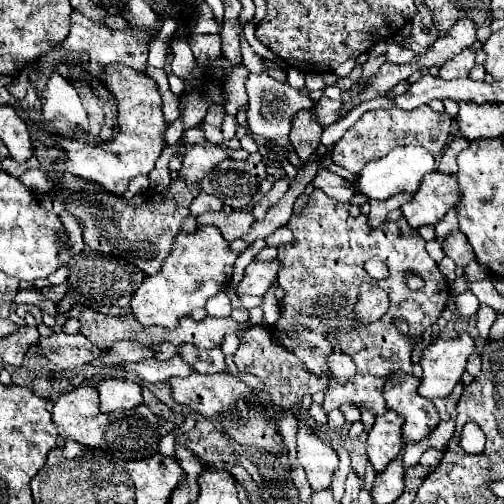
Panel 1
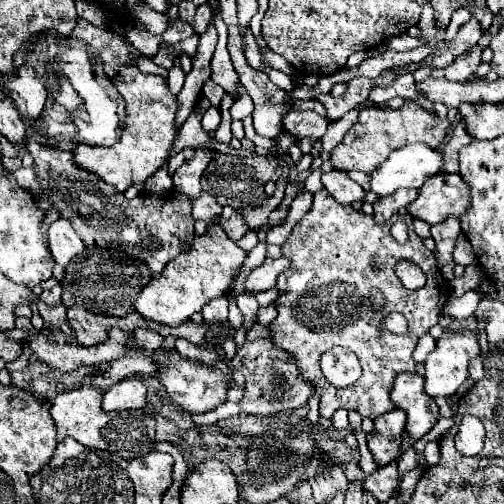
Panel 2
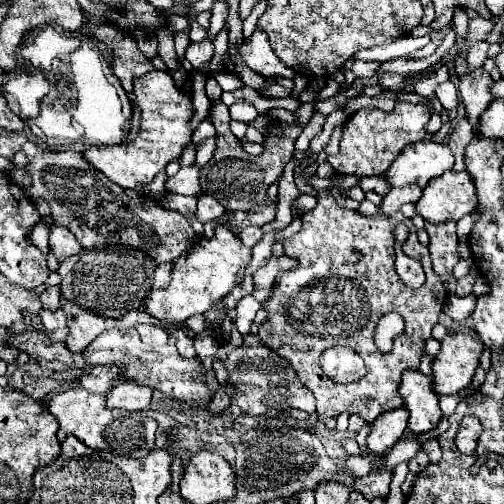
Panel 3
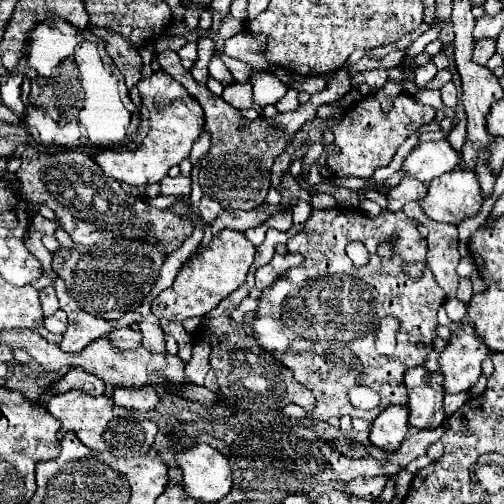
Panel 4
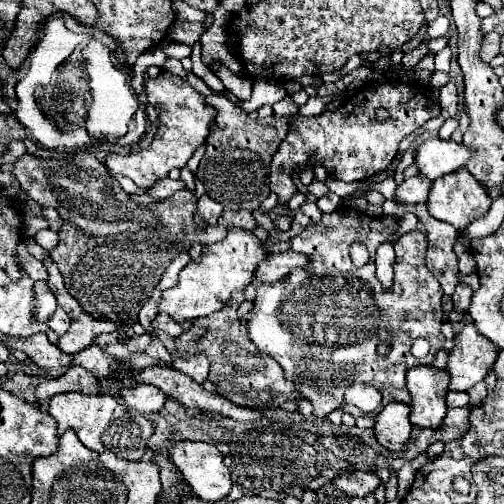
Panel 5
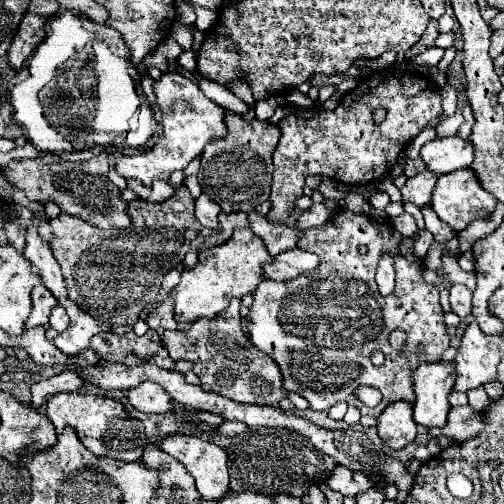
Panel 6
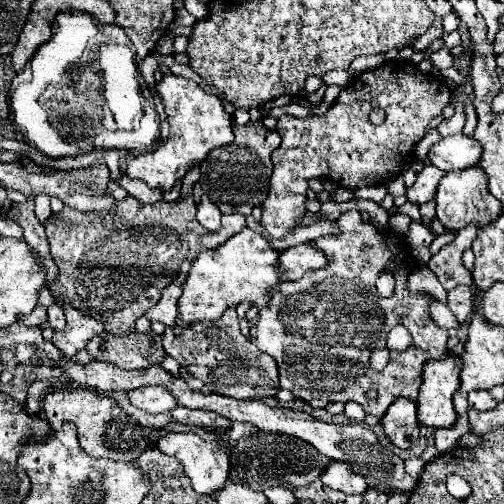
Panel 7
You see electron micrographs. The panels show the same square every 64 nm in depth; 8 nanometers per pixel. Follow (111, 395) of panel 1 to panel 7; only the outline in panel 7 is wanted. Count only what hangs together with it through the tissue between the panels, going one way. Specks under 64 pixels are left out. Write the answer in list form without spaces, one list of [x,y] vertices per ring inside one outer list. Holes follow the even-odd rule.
[[[144,386],[144,388],[136,388],[132,392],[128,392],[128,398],[134,406],[138,406],[144,412],[150,414],[160,414],[160,412],[170,412],[172,408],[176,408],[176,398],[160,386]]]

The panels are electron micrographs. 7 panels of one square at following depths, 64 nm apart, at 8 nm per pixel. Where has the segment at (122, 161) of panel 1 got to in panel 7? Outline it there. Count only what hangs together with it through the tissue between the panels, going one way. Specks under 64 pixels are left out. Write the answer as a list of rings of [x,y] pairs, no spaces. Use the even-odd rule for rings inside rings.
[[[168,74],[158,84],[158,92],[162,96],[164,110],[170,120],[170,136],[154,152],[130,158],[122,168],[128,176],[144,180],[150,188],[170,192],[174,184],[184,180],[190,168],[202,164],[212,150],[230,144],[234,140],[234,132],[232,132],[232,116],[224,110],[220,98],[206,94],[194,80]]]

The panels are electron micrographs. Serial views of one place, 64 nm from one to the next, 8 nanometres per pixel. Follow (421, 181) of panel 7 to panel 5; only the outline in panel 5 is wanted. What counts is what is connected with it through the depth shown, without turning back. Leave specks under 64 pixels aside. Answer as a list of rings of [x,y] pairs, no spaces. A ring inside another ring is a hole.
[[[418,174],[412,178],[406,178],[398,188],[396,188],[396,202],[400,204],[420,204],[428,200],[432,188],[432,180],[426,176]]]

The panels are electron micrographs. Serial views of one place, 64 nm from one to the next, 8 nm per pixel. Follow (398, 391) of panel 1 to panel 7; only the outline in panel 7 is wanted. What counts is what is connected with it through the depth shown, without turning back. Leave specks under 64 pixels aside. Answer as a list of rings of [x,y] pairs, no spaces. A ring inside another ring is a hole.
[[[452,352],[442,360],[430,360],[424,366],[422,386],[416,400],[420,424],[434,428],[450,428],[456,424],[458,414],[452,396],[460,386],[460,368],[462,360]]]

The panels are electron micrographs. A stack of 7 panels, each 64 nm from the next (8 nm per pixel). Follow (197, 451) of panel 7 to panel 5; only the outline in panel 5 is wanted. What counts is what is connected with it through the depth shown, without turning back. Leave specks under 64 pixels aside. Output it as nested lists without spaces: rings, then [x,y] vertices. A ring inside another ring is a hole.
[[[182,440],[182,442],[168,446],[168,454],[170,454],[172,462],[180,468],[180,472],[184,474],[188,486],[192,488],[192,492],[196,496],[200,496],[206,502],[220,502],[228,496],[228,492],[232,488],[230,472],[228,472],[228,466],[224,464],[224,454],[214,444]]]

